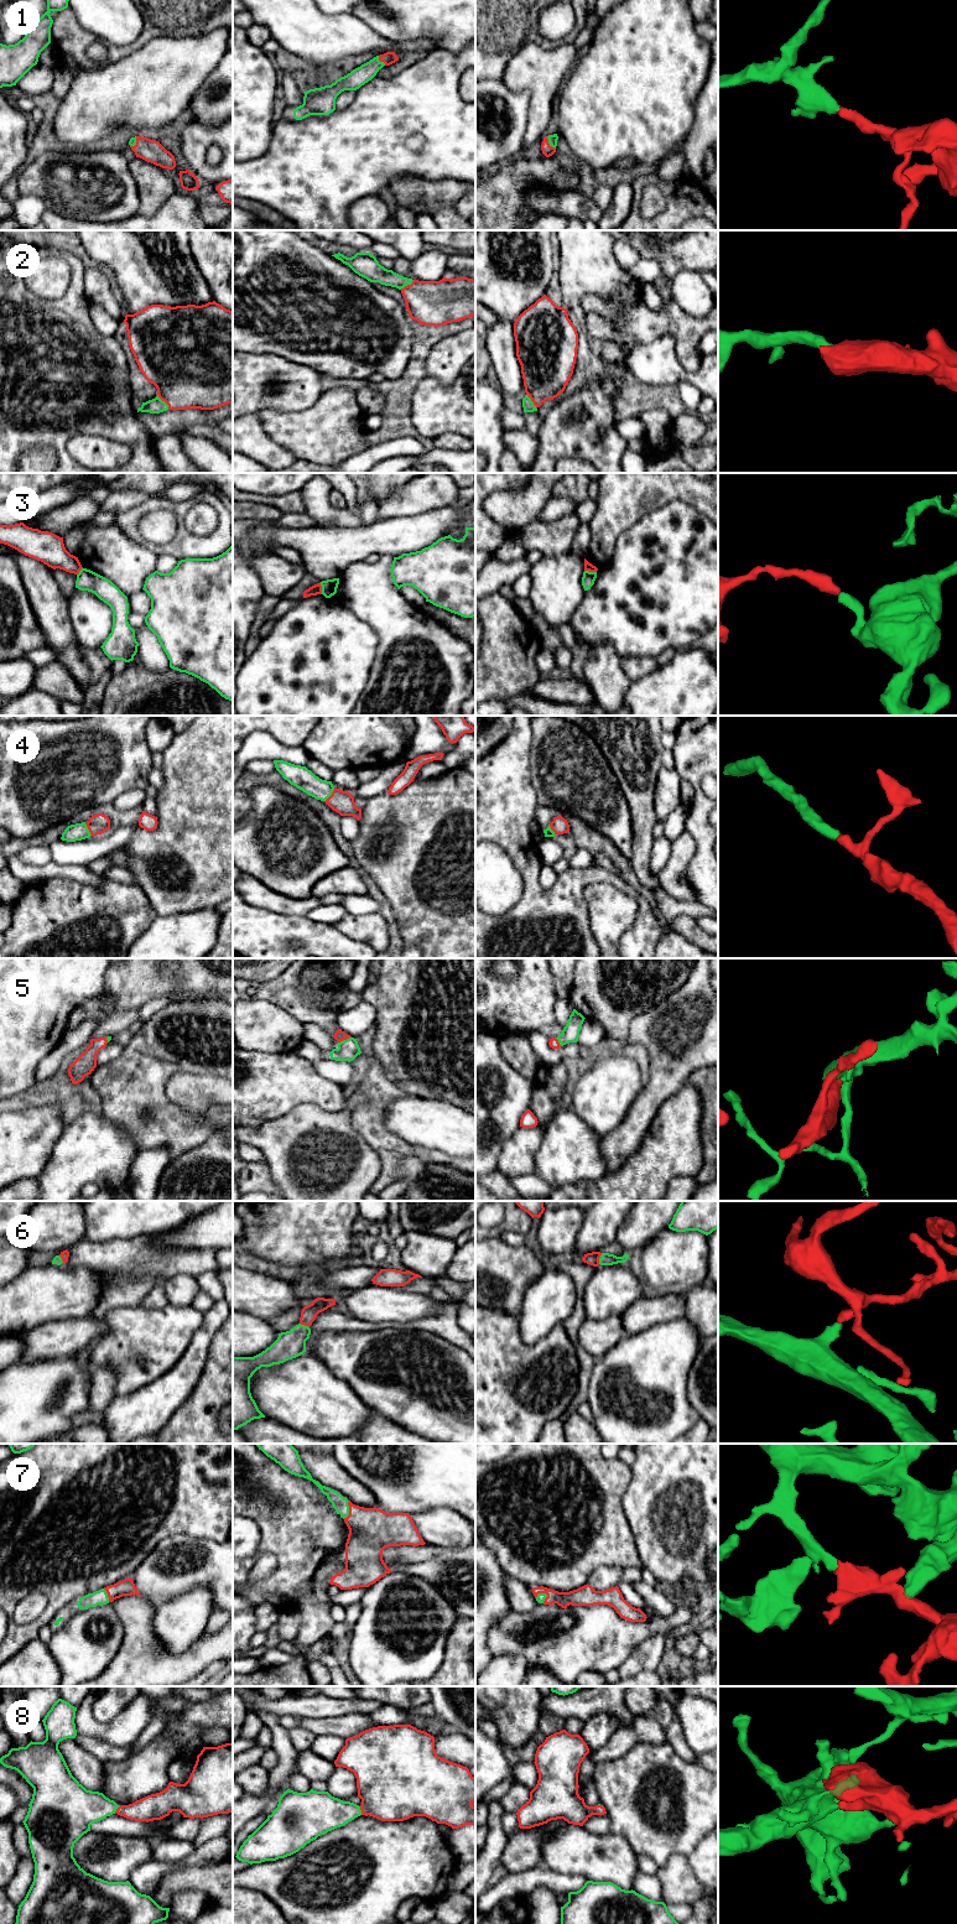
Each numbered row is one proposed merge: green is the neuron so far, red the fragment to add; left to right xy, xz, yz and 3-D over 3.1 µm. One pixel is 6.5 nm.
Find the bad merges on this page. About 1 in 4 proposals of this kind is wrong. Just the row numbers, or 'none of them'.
3

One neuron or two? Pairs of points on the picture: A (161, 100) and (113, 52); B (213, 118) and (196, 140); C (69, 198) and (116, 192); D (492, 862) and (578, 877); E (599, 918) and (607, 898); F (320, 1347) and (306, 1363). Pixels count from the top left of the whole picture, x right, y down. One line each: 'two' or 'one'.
A: two
B: two
C: one
D: two
E: one
F: two

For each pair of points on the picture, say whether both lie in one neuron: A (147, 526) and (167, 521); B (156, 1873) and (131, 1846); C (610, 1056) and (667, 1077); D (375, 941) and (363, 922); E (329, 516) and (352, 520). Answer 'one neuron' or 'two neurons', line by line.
A: one neuron
B: two neurons
C: two neurons
D: one neuron
E: one neuron

